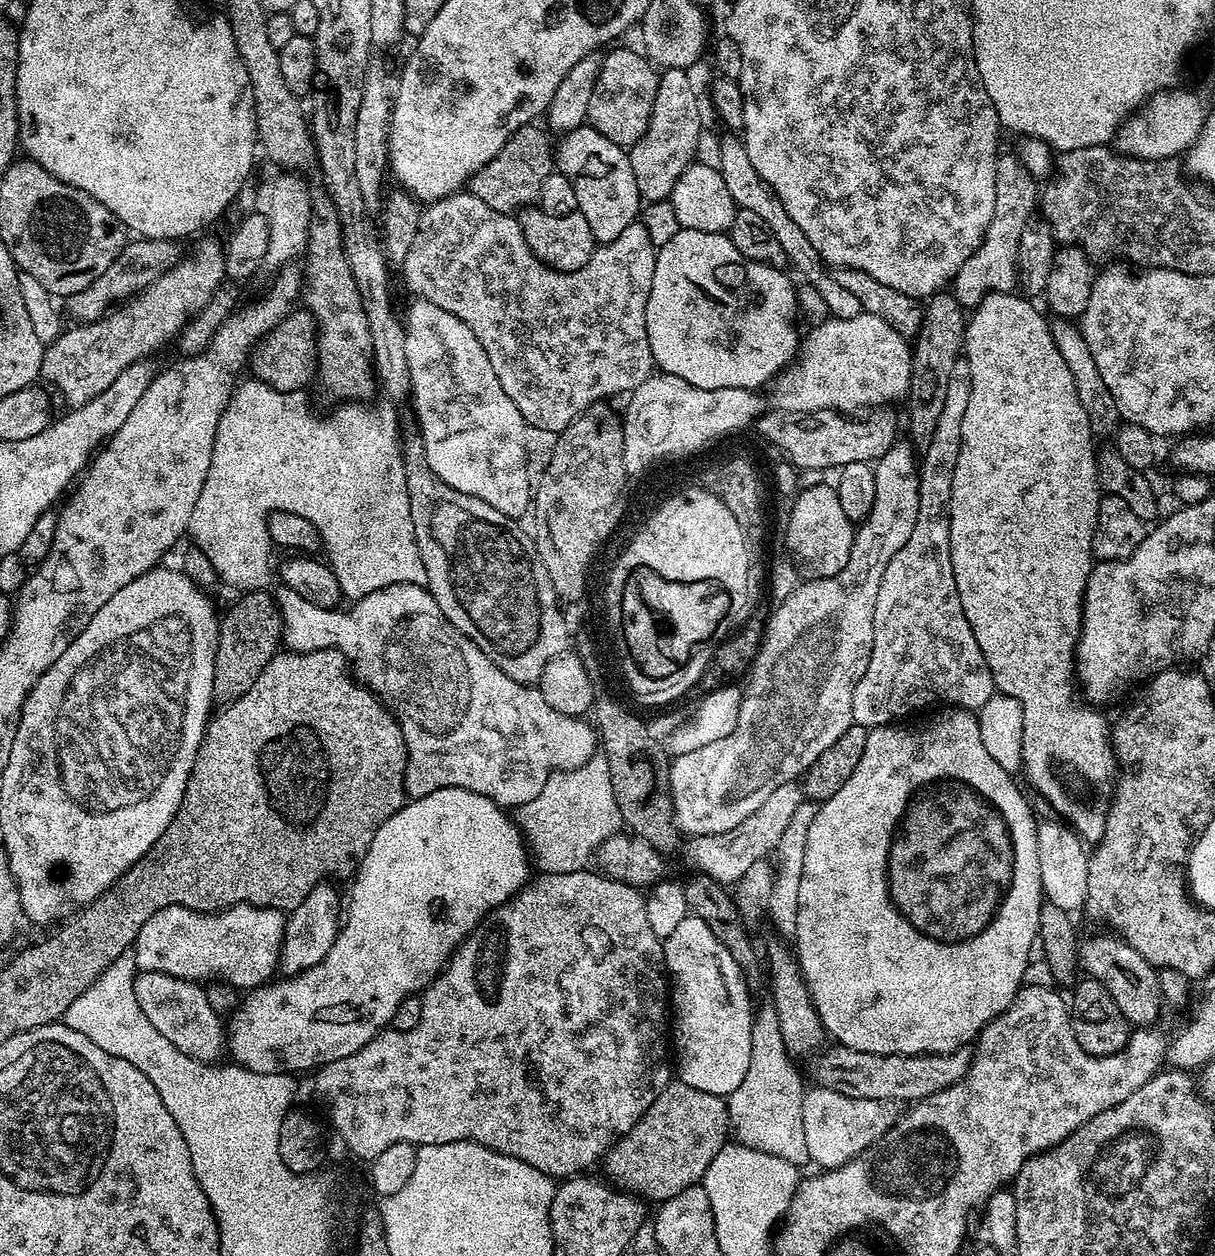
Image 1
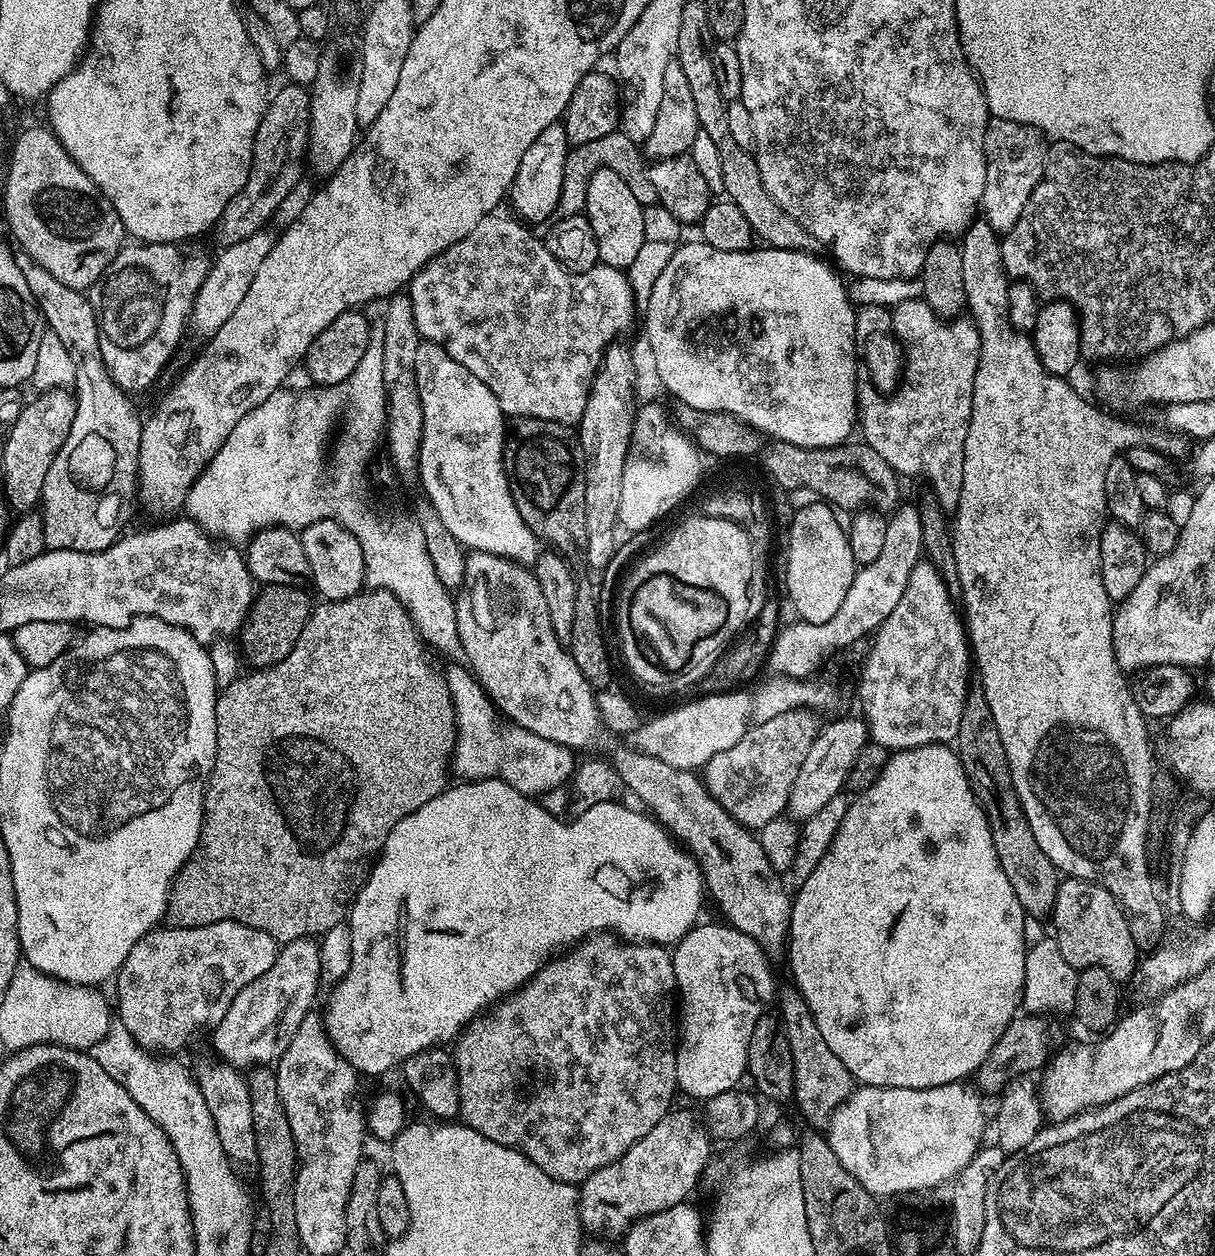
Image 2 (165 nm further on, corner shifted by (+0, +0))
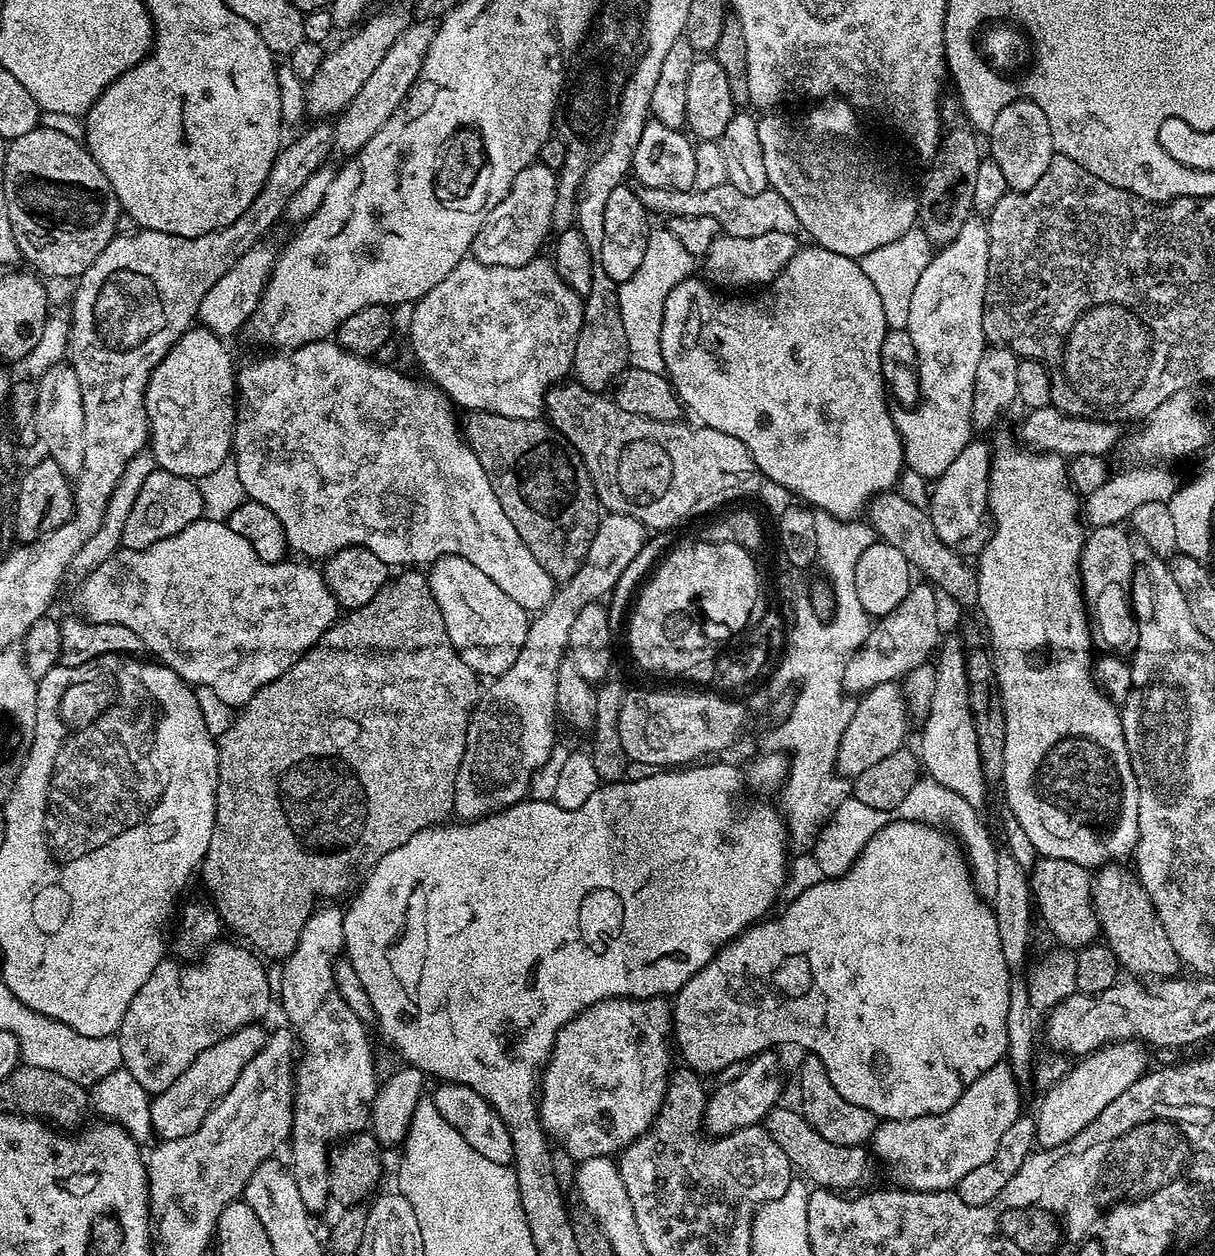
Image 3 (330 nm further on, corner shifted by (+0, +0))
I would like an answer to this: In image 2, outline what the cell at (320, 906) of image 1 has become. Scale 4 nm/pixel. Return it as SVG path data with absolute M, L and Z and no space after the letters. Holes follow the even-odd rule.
M315 939L292 940L277 951L274 966L262 978L254 978L250 986L238 990L238 998L230 1002L230 1010L210 1032L212 1048L225 1065L237 1070L275 1065L294 1034L298 1034L302 1018L313 1011L316 991L322 988L319 953L320 945Z

